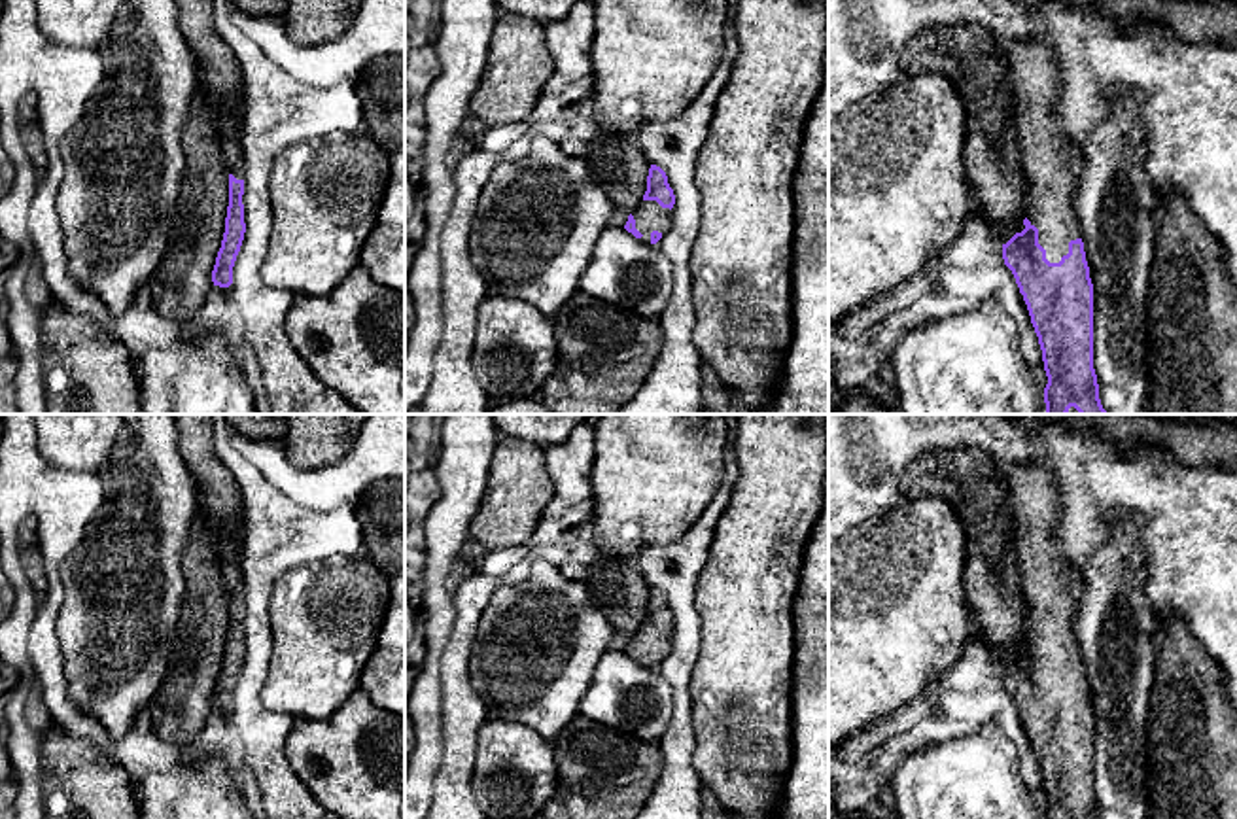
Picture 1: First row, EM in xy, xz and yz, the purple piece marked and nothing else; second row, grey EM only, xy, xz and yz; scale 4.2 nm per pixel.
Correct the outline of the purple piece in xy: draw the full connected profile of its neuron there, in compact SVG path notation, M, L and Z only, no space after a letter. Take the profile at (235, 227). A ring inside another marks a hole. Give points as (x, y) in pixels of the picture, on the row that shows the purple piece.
M176 0L176 4L180 30L197 61L199 85L204 87L204 98L219 121L221 149L231 172L225 233L212 270L214 286L229 288L246 233L242 148L235 140L233 117L236 96L242 91L242 70L214 26L214 0Z

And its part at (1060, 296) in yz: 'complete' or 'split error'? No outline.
split error

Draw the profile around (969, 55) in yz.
M978 23L936 25L912 36L900 55L906 74L934 72L953 83L967 106L963 142L965 178L972 200L1002 244L1025 229L1025 178L1016 148L1016 96L1010 81L1008 47Z

